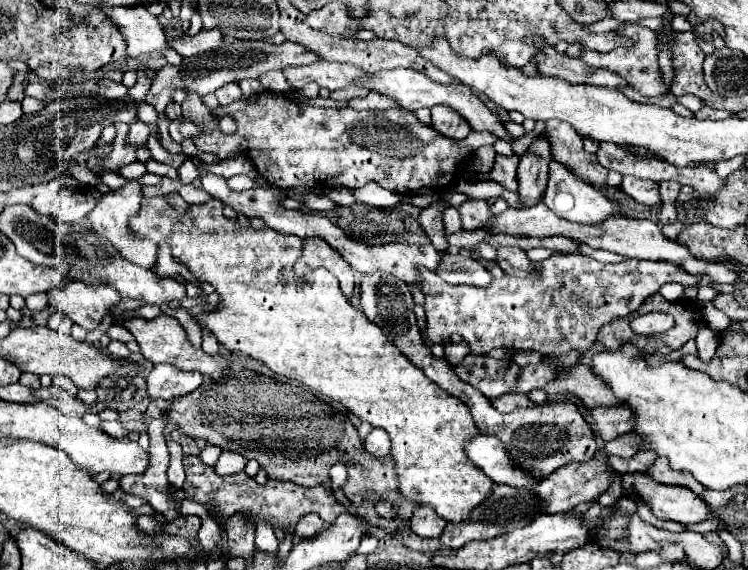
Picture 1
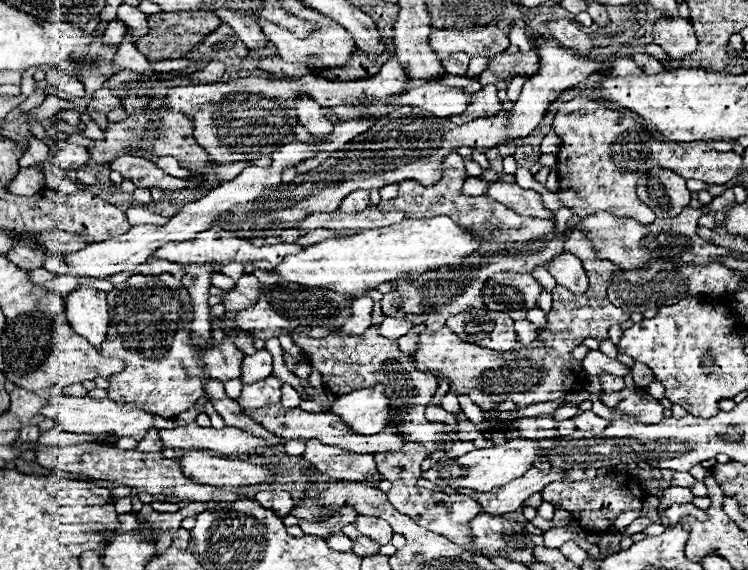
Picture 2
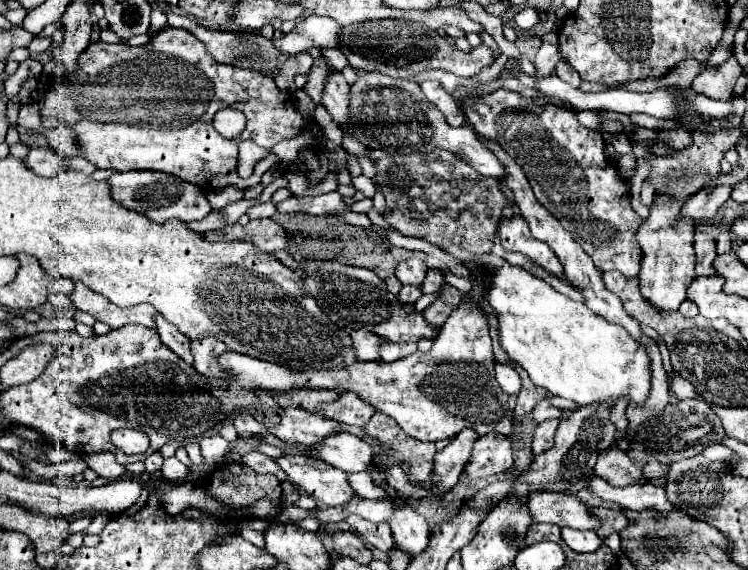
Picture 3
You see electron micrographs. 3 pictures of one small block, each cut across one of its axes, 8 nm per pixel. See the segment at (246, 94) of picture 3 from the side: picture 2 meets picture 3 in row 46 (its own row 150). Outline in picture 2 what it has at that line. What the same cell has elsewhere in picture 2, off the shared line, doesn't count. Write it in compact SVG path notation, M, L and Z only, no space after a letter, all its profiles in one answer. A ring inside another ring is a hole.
M162 106L154 108L154 112L148 112L148 108L138 108L130 112L122 122L110 122L102 130L104 138L96 140L94 146L88 148L88 154L96 164L110 164L114 158L124 156L124 154L150 156L150 158L182 156L182 158L176 158L182 168L188 168L198 174L214 172L214 162L208 158L204 148L200 148L196 140L190 136L190 124L192 120L184 116L182 112L170 112Z

